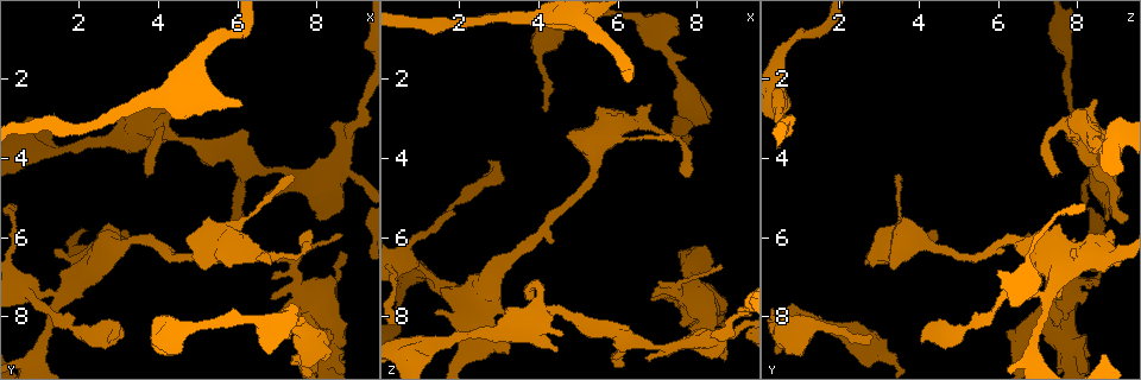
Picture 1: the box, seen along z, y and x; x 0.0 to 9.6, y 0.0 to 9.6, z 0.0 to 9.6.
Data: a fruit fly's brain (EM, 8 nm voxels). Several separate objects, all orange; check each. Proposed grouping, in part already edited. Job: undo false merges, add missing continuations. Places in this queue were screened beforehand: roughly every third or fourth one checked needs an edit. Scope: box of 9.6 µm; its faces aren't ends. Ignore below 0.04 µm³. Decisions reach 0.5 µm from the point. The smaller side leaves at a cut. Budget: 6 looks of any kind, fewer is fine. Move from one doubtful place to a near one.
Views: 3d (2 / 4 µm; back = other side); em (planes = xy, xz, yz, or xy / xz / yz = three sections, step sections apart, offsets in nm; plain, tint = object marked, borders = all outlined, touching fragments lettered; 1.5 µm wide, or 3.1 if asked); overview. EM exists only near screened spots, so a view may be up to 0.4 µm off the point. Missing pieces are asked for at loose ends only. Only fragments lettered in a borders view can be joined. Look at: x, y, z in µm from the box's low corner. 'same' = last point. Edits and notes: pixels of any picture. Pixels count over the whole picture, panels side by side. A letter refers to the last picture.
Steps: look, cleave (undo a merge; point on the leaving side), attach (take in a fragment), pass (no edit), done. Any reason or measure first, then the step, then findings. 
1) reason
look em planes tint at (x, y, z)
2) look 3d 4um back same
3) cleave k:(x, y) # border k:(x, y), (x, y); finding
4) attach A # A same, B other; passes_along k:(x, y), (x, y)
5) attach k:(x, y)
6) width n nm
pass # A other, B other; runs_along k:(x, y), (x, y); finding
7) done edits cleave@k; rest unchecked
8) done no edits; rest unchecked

end of a long branch
look em yz step 8 borders at (2.70, 8.55, 4.00)

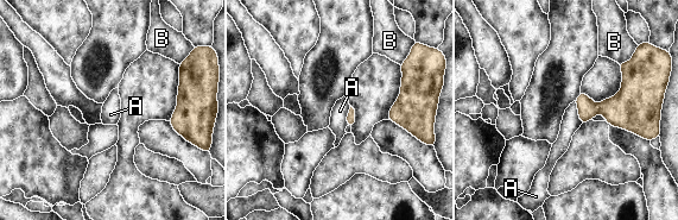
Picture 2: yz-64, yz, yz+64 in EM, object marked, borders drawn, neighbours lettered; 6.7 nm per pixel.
pass # A other, B other; border 2:(575, 100), (578, 119), (582, 123); none of them fits

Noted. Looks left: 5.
branch stops here
look 3d 4um at (4.15, 8.55, 2.75)

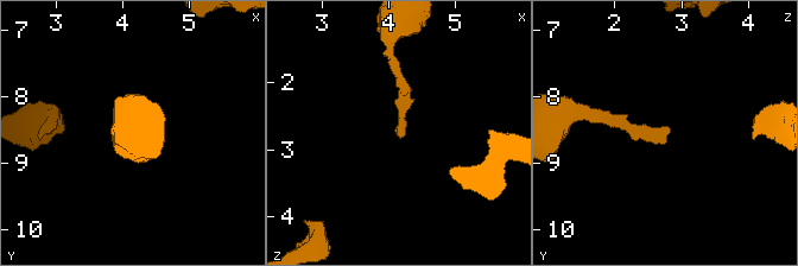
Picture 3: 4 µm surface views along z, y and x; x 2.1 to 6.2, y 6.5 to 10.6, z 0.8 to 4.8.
shape alone is not enough
look em xy step 4 plain at (4.15, 8.50, 2.85)

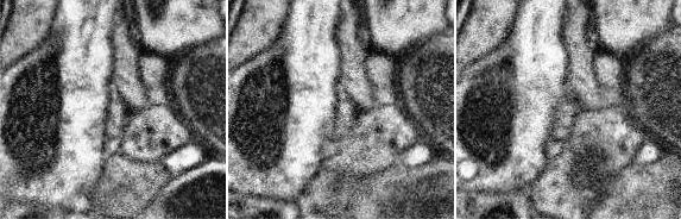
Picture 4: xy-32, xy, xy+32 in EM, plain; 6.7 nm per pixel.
look em xy step 4 borders same

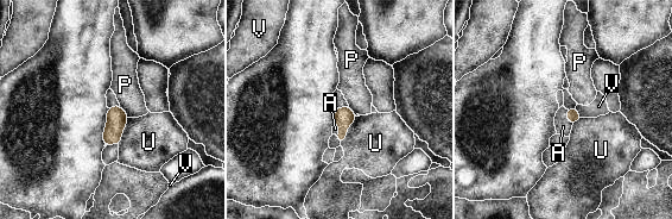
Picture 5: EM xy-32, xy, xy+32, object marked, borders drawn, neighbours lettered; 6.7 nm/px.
attach A # A same, P other, U other, V other; passes_along 5:(572, 114), (566, 117), (563, 126); the cell continues

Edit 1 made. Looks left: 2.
done edits attach@5; rest unchecked

